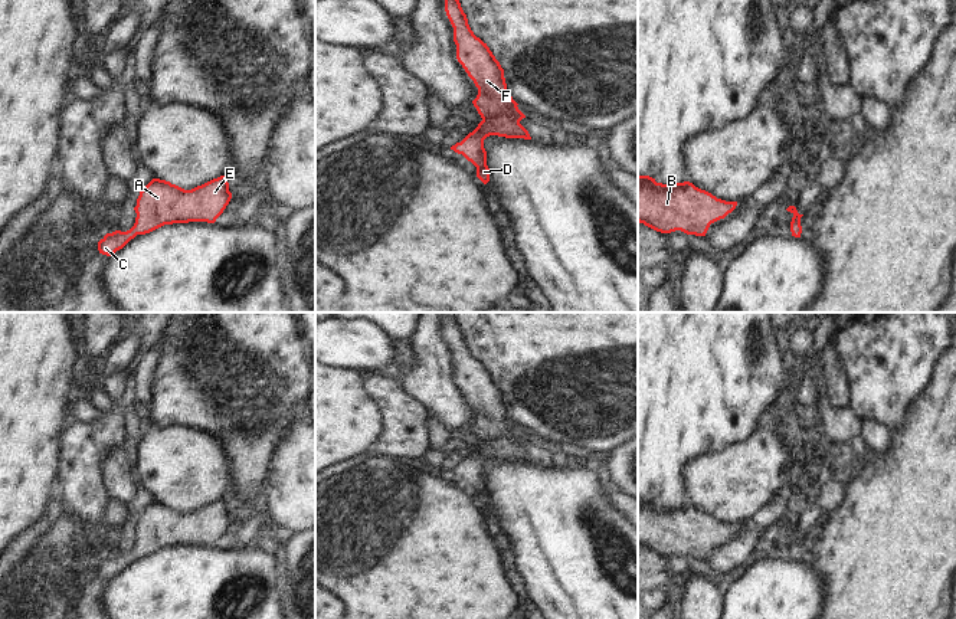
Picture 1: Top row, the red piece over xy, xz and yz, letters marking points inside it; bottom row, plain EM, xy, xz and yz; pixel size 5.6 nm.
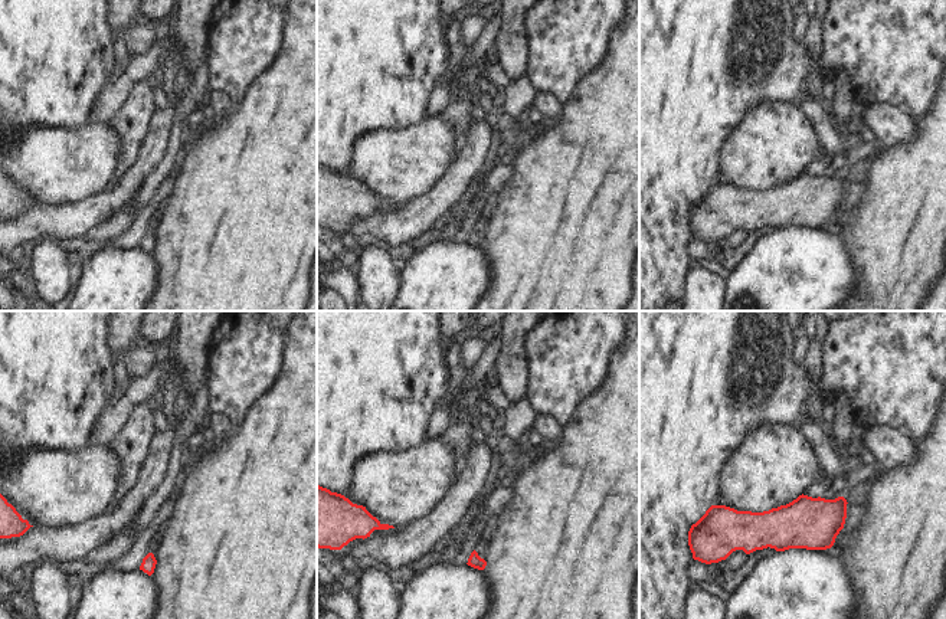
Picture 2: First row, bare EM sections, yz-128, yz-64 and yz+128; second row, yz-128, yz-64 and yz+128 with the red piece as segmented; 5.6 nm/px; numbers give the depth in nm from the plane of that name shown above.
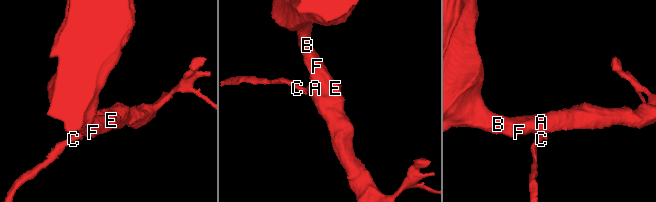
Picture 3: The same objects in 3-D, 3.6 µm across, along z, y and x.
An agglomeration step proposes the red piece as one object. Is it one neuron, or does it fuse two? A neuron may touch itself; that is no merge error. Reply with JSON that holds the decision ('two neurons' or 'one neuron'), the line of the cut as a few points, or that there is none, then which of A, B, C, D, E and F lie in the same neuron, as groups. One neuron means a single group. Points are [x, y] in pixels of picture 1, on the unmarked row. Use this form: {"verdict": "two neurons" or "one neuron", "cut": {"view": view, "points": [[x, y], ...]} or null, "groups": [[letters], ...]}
{"verdict": "one neuron", "cut": null, "groups": [["A", "B", "C", "D", "E", "F"]]}

